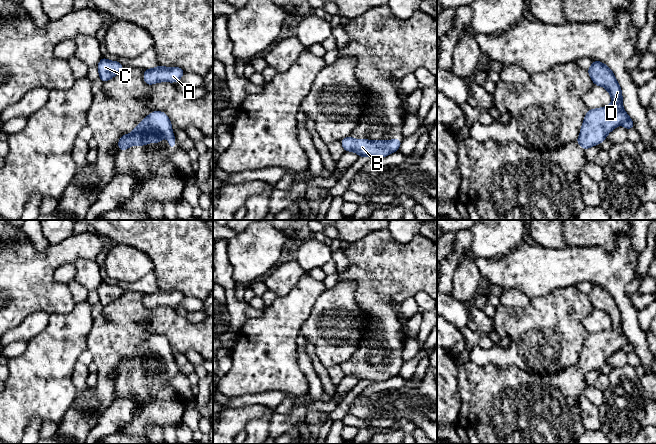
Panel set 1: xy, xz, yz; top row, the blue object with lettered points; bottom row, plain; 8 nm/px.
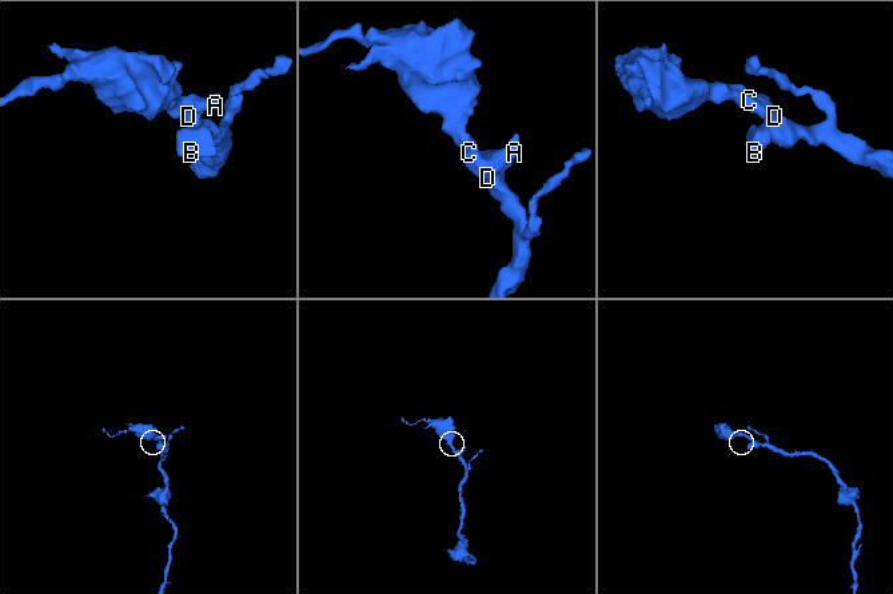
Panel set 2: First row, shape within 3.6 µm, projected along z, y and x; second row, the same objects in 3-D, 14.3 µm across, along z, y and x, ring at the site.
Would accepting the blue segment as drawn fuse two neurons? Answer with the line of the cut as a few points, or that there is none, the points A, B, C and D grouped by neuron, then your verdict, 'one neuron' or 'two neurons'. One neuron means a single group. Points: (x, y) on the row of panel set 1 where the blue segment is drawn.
no cut | A B C D | one neuron

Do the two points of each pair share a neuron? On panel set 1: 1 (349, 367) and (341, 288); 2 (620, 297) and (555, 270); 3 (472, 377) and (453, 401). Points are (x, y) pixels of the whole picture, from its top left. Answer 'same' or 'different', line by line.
1: different
2: same
3: different

